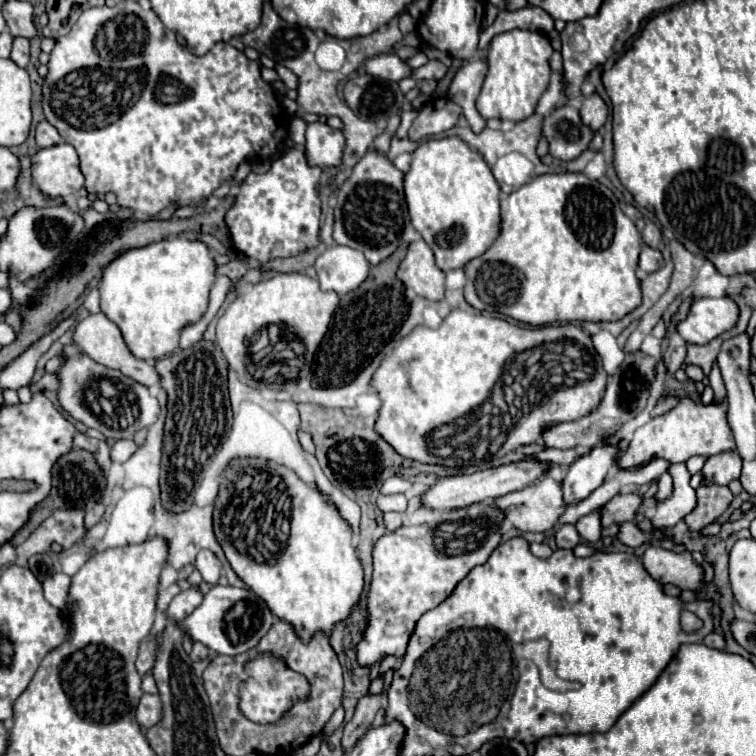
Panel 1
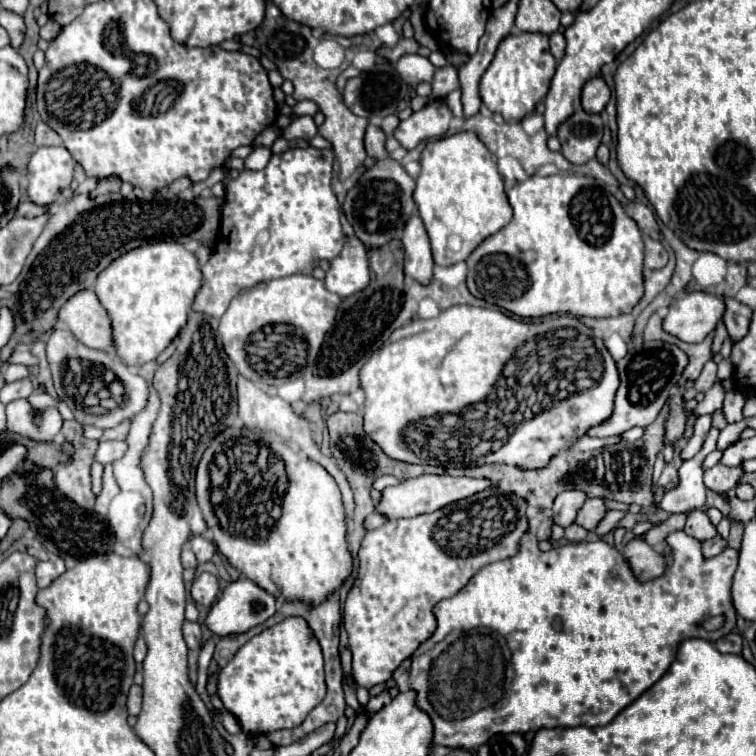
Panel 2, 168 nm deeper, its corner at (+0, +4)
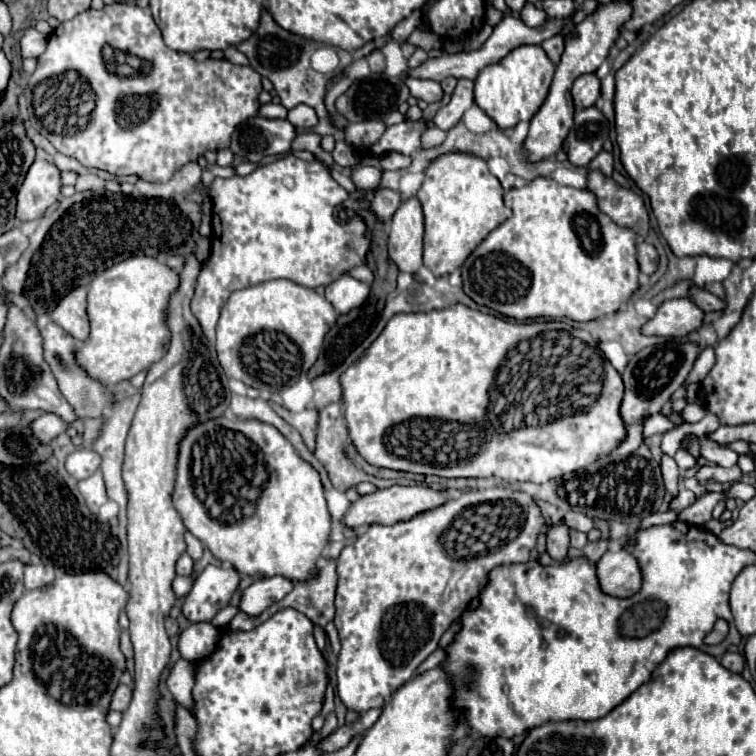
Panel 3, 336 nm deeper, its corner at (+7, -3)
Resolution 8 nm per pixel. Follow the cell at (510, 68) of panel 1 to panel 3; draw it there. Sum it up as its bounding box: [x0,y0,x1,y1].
[475,45,555,127]

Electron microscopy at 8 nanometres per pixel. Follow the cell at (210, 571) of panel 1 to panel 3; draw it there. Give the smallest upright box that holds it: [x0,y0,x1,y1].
[185,531,203,561]

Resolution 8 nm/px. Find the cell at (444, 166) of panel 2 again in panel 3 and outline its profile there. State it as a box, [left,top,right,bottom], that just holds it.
[417,153,511,275]

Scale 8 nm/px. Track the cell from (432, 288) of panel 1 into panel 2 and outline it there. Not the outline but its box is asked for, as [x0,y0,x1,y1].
[402,216,432,284]

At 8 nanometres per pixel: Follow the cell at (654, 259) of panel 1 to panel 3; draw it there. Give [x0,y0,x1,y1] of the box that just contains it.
[637,241,659,275]

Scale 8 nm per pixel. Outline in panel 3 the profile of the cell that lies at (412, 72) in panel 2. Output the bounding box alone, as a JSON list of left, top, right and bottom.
[405,77,443,103]

